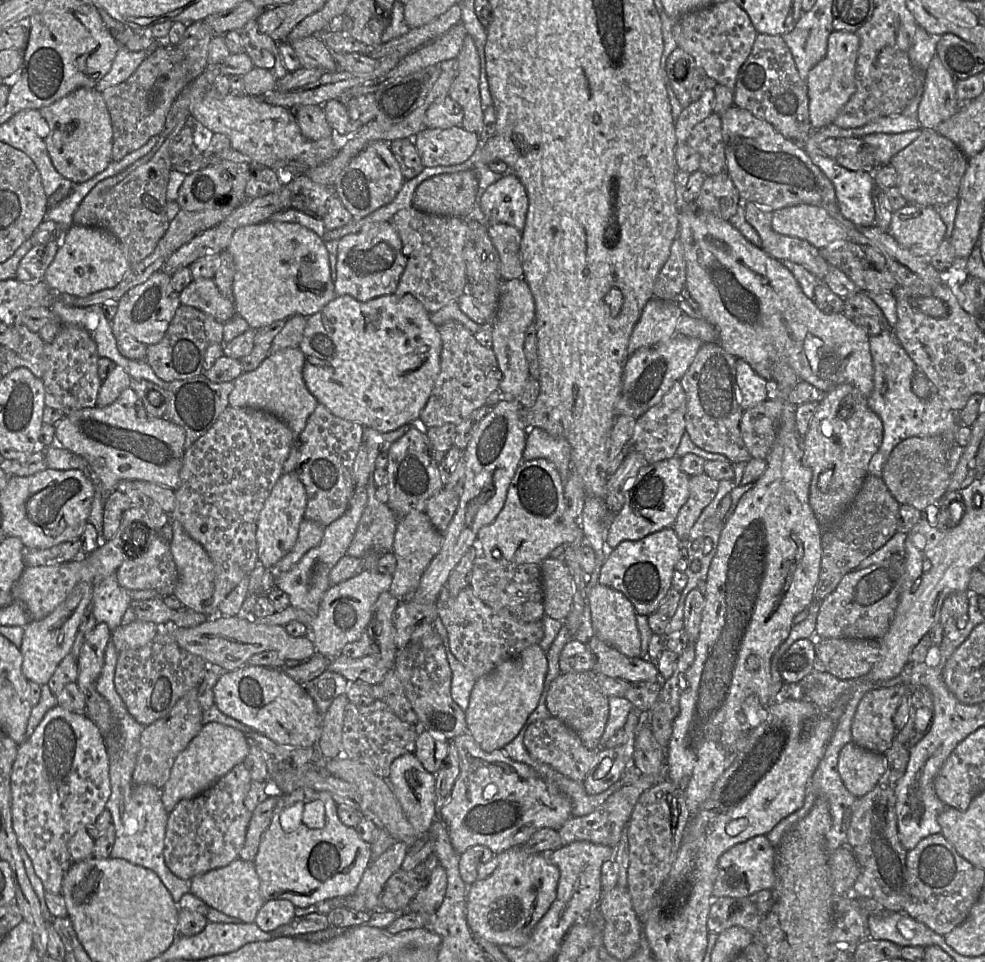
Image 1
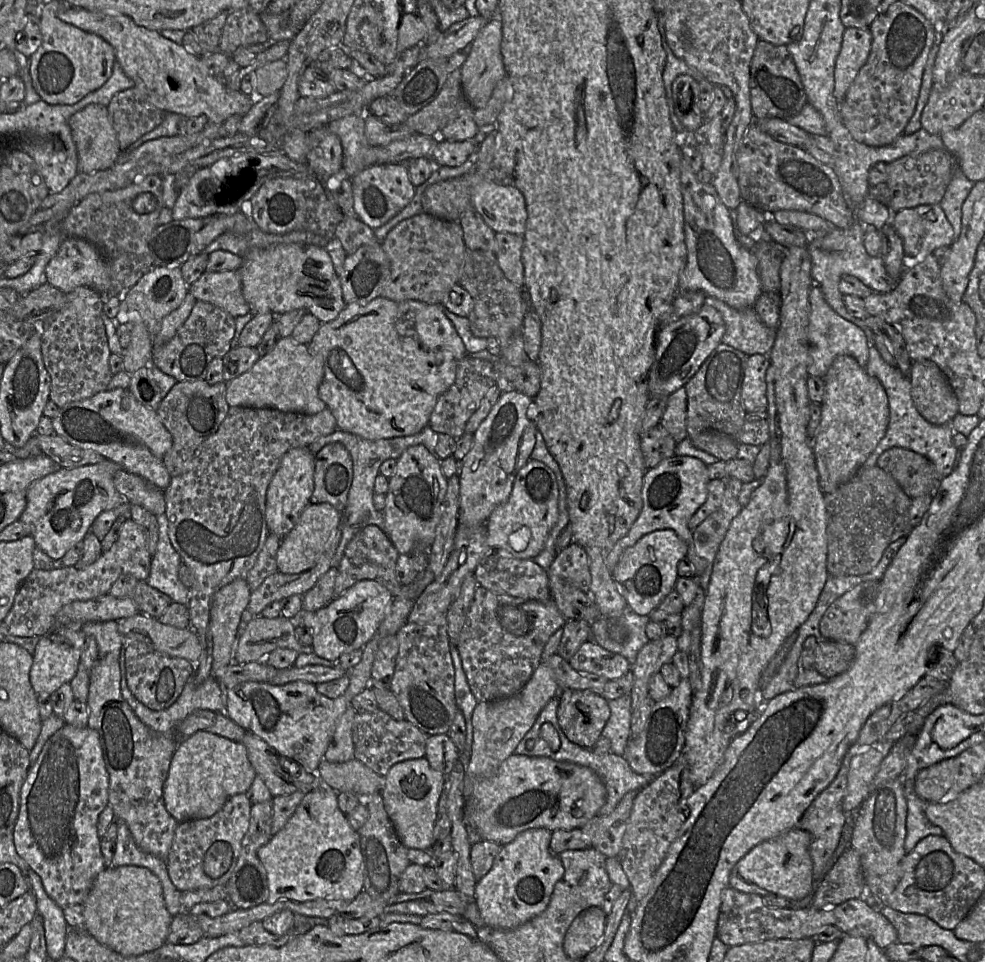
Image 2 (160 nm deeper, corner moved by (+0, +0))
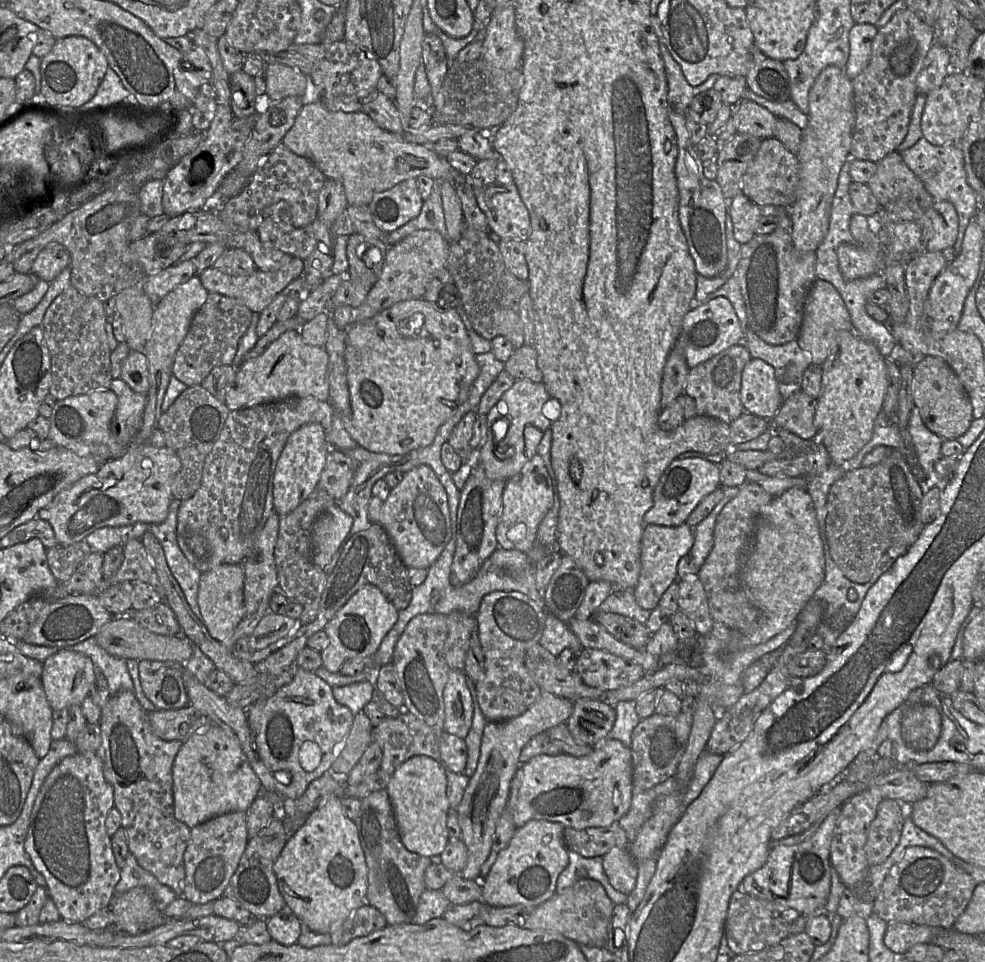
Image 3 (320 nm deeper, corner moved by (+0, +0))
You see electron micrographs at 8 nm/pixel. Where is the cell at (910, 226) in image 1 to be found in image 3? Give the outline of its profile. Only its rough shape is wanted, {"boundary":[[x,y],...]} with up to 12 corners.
{"boundary":[[935,201],[927,252],[953,247],[959,218],[949,201]]}

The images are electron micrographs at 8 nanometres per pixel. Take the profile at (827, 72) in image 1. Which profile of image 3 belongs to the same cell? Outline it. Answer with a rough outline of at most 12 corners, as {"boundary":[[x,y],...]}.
{"boundary":[[855,23],[849,32],[844,71],[853,79],[869,64],[875,24]]}

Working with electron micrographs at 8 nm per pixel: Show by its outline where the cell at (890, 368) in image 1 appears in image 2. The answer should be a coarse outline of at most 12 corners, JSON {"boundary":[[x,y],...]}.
{"boundary":[[869,345],[867,374],[887,395],[884,437],[864,462],[892,447],[928,458],[941,477],[955,467],[950,424],[915,407],[908,375]]}

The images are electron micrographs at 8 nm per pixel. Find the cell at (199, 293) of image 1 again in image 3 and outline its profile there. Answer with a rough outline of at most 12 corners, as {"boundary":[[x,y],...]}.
{"boundary":[[293,257],[277,271],[231,276],[209,267],[199,277],[208,293],[235,298],[261,313],[299,278]]}

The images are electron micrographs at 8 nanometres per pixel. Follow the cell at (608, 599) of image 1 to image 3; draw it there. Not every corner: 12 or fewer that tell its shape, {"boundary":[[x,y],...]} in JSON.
{"boundary":[[535,454],[506,481],[498,546],[527,553],[554,503]]}

